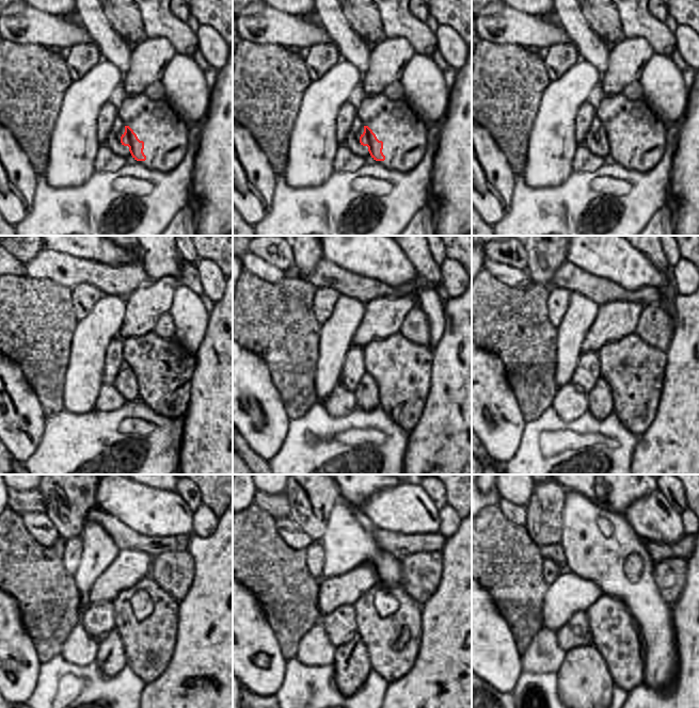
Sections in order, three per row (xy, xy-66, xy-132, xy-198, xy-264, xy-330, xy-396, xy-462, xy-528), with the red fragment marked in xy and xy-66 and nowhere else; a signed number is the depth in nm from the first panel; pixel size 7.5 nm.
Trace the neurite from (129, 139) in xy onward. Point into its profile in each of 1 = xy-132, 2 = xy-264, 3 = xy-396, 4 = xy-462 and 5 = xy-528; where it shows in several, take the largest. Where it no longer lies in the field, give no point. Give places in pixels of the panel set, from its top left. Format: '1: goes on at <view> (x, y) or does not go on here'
1: goes on at xy-132 (607, 139)
2: goes on at xy-264 (368, 398)
3: goes on at xy-396 (118, 659)
4: goes on at xy-462 (352, 668)
5: goes on at xy-528 (585, 678)

